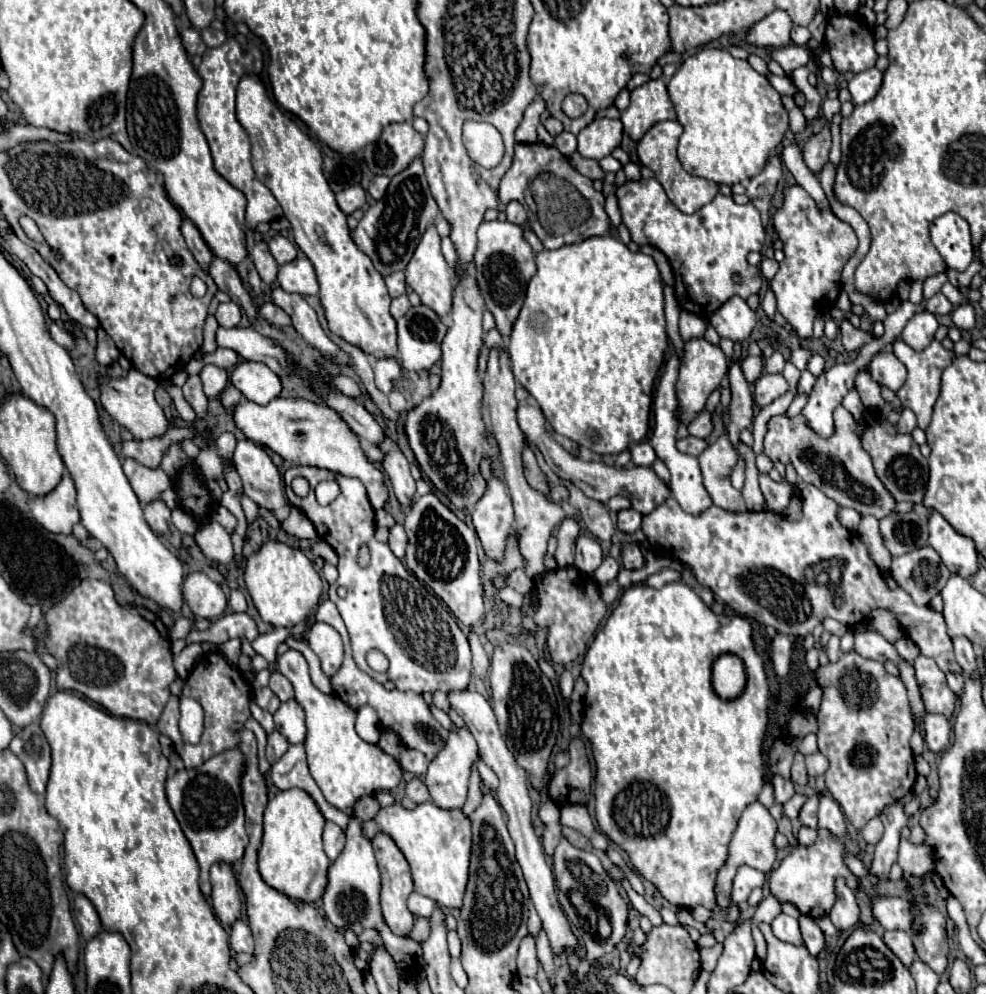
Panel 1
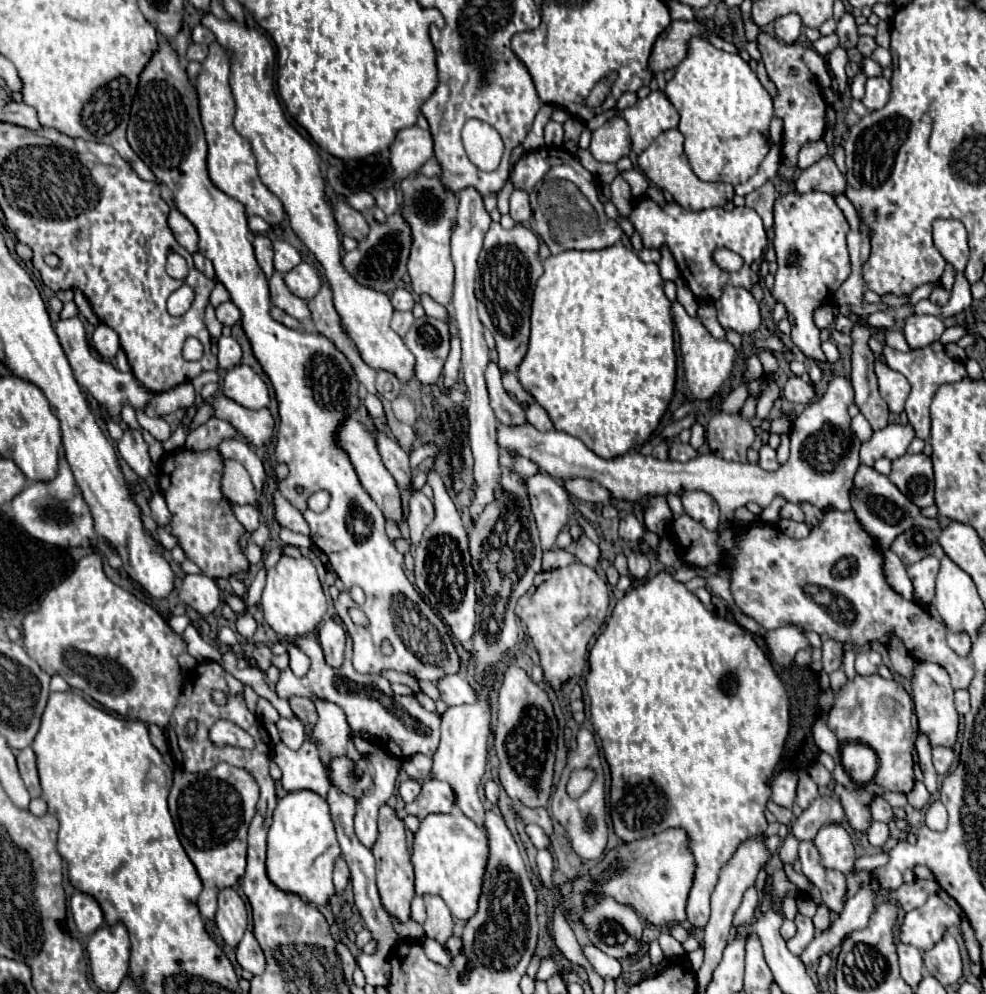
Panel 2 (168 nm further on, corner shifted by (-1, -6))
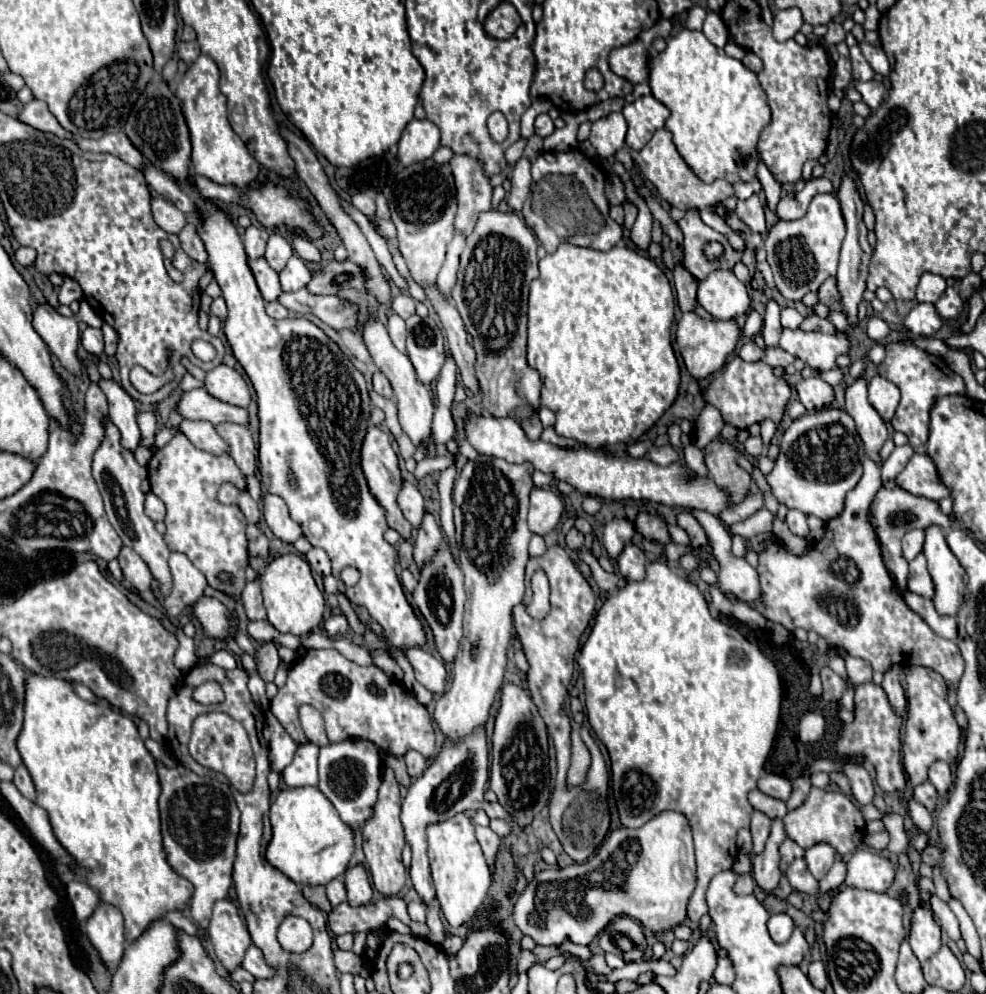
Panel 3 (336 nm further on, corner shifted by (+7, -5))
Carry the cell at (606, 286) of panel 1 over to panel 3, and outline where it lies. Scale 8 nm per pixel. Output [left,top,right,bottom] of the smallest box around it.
[528,242,680,448]

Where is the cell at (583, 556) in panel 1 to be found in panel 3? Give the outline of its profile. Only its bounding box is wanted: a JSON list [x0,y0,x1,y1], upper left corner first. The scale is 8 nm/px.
[566,528,584,552]

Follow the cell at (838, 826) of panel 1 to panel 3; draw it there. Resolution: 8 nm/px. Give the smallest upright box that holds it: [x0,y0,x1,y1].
[804,842,836,880]

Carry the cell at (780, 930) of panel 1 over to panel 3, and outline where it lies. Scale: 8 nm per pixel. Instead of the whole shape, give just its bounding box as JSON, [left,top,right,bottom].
[768,914,794,944]

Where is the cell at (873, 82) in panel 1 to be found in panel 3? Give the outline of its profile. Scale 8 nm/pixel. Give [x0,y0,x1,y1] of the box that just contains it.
[854,80,886,110]

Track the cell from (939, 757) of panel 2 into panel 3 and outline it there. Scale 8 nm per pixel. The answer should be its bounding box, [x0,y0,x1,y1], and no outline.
[928,760,952,794]

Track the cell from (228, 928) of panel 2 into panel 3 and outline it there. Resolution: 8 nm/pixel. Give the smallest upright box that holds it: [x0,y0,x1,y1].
[208,898,252,972]

